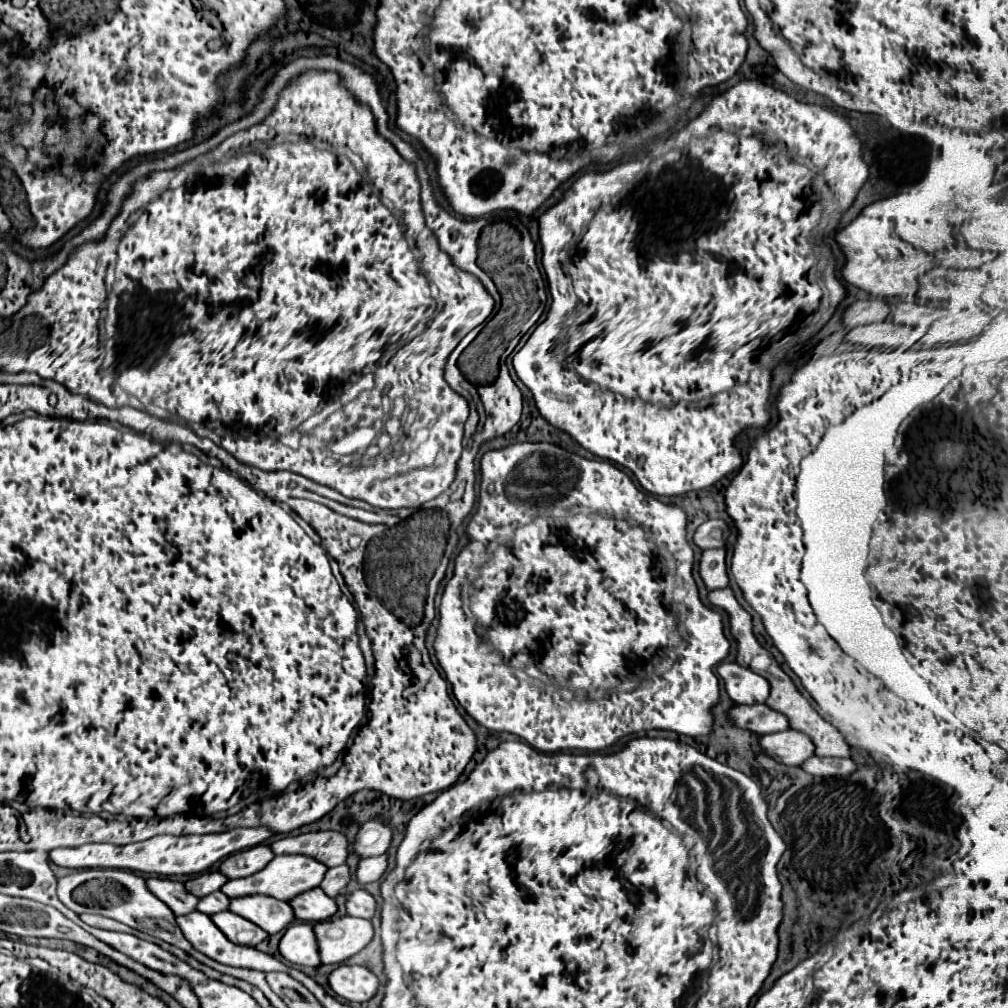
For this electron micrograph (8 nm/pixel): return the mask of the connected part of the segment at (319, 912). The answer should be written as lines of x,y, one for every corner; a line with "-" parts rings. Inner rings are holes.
320,887
310,889
308,893
300,893
290,901
290,905
294,909
296,919
310,921
310,923
324,921
336,913
336,901
328,897

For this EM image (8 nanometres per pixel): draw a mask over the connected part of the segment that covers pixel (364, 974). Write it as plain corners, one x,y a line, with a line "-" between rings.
360,965
338,967
336,971
330,973
328,983
336,995
356,1003
370,1001
380,987
378,977
368,967
360,967

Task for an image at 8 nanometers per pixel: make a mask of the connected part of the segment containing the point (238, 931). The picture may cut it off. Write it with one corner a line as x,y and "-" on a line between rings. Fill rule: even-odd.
220,911
210,917
214,925
232,941
238,945
256,947
260,941
268,937
268,933
260,927
256,927
252,921
246,921
244,917
232,913
232,911

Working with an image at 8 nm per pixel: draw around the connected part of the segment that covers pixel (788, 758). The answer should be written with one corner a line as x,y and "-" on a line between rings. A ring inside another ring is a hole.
794,729
762,735
760,745
766,755
774,757
784,765
802,765
806,759
814,757
812,739
808,739
808,735

